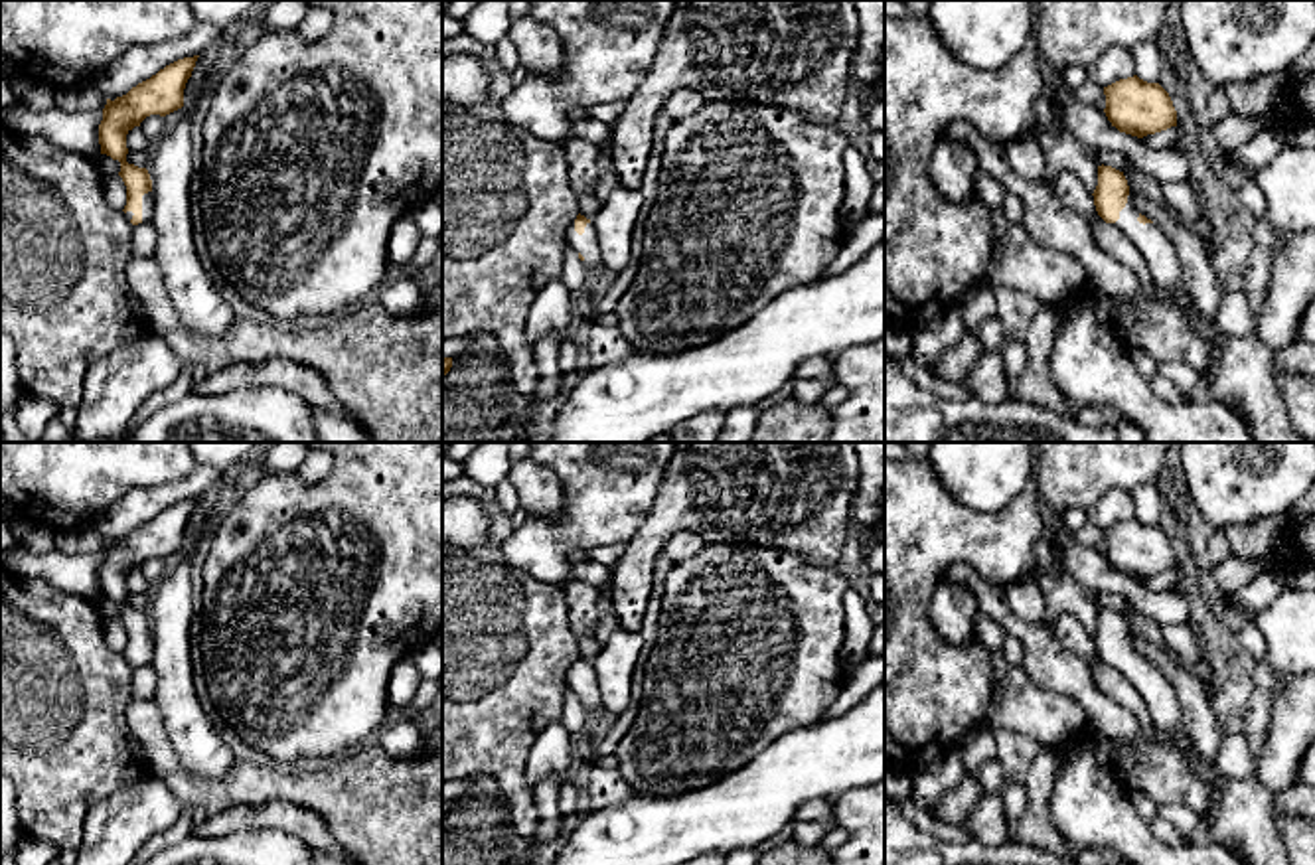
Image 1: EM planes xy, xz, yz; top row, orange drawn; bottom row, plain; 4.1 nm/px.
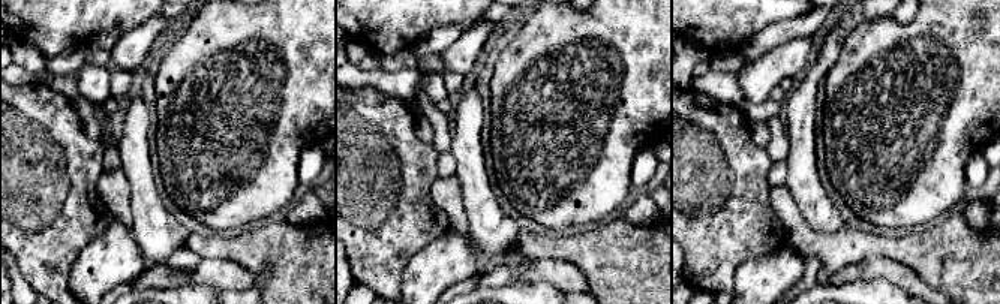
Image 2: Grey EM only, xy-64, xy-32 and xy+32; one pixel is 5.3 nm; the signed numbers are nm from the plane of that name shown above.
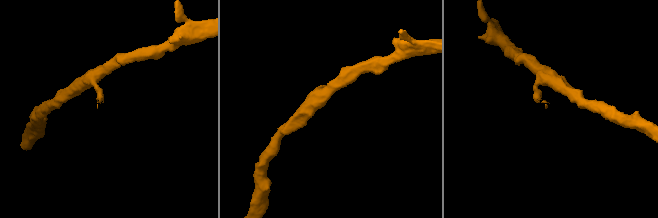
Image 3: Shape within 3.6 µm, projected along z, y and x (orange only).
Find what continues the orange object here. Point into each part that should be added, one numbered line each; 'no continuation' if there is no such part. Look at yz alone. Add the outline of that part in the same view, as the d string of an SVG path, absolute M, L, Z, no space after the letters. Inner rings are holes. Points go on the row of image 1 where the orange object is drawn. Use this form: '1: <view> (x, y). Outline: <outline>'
1: yz (1154, 245). Outline: M1129 196L1125 207L1120 211L1120 219L1114 223L1122 233L1125 233L1137 247L1147 263L1149 275L1155 284L1175 298L1181 310L1187 314L1191 326L1200 334L1206 346L1208 361L1220 357L1220 344L1216 340L1218 328L1212 320L1200 316L1185 288L1181 263L1177 251L1169 237L1155 223L1139 223L1139 213L1131 205Z

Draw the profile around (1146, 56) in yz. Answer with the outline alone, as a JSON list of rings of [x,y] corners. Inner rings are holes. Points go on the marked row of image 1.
[[[1139,43],[1131,49],[1135,75],[1147,83],[1159,81],[1161,55],[1155,43]]]

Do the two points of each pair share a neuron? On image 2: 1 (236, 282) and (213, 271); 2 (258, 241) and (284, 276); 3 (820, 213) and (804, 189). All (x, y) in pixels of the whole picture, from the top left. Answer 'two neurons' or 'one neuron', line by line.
1: one neuron
2: one neuron
3: one neuron

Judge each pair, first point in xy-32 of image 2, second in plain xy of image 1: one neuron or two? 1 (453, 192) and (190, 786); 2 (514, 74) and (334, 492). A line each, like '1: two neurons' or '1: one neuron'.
1: one neuron
2: one neuron

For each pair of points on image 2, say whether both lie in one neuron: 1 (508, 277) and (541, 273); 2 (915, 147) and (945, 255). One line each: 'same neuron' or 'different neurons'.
1: same neuron
2: different neurons

